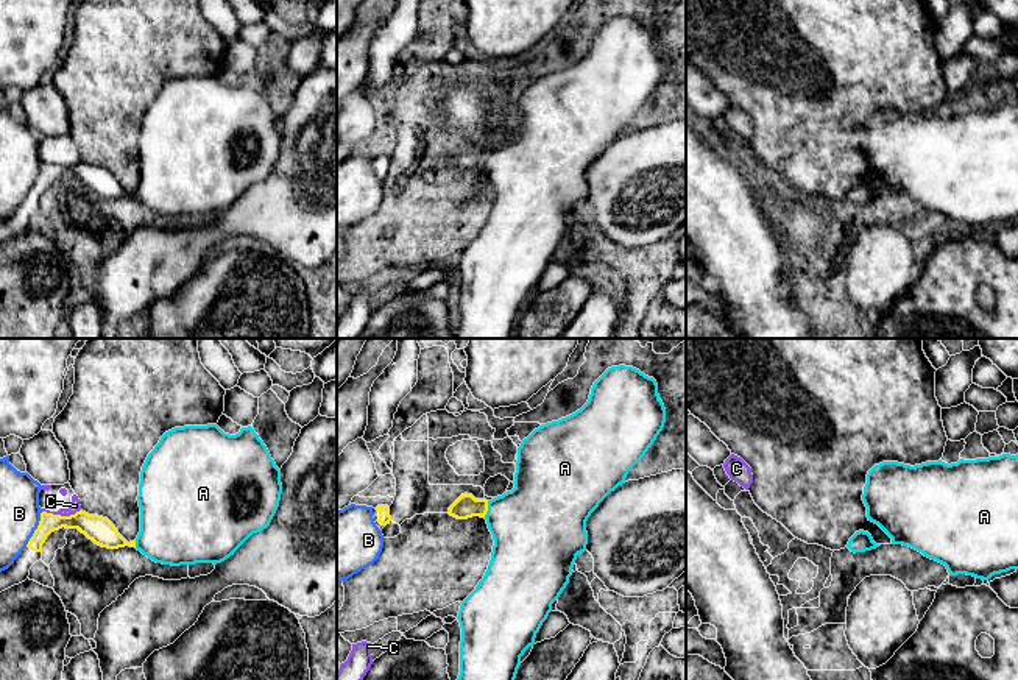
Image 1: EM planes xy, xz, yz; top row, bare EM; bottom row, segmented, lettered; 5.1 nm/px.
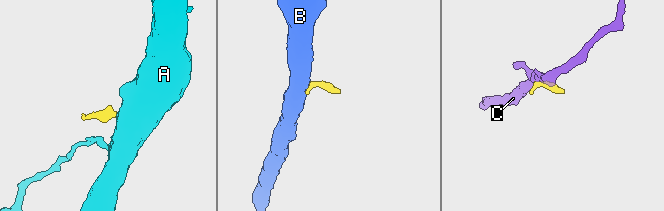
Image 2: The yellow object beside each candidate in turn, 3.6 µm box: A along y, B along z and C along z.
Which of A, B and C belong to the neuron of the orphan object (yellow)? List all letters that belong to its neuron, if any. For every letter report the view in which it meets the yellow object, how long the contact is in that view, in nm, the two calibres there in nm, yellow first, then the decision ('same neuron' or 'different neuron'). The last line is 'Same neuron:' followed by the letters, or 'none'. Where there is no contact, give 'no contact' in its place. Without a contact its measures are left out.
A: xz | 90 nm | 120/420 nm | same neuron
B: xy | 200 nm | 100/200 nm | different neuron
C: xy | 200 nm | 140/50 nm | different neuron
Same neuron: A

